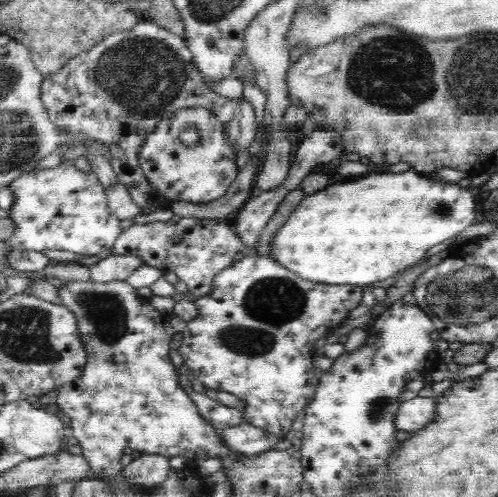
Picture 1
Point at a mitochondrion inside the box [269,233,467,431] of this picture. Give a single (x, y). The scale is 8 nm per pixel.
(377, 411)

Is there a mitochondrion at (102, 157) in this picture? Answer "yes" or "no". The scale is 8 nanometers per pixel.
no

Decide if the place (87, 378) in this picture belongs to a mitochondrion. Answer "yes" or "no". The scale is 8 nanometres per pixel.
no

